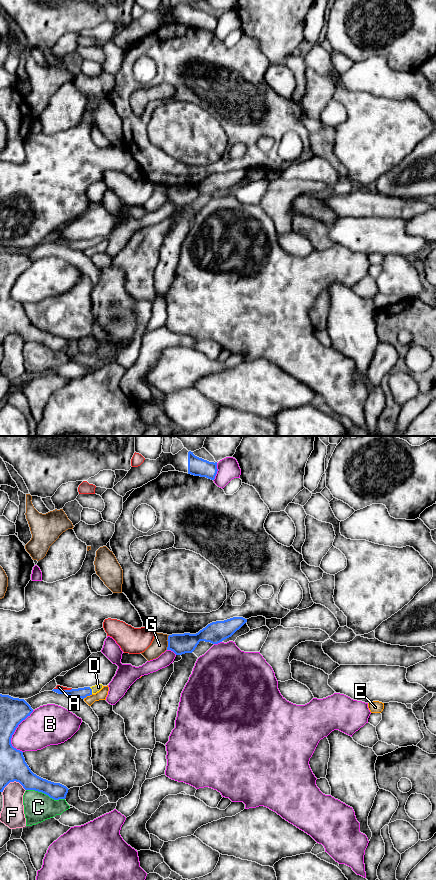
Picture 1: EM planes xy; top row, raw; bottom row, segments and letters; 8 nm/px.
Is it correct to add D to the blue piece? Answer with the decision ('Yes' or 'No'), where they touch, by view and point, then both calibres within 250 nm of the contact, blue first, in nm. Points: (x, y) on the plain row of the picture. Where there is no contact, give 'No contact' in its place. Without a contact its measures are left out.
Yes. Touches blue at xy (91, 242). Thickness 80 nm (blue) against 60 nm

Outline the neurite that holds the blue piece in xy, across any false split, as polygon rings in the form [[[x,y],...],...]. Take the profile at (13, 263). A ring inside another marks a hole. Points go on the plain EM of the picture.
[[[0,246],[0,344],[10,334],[19,334],[25,342],[35,342],[48,347],[54,352],[65,351],[68,340],[60,335],[54,335],[34,326],[23,308],[23,304],[14,300],[11,290],[18,277],[33,264],[31,258],[24,252]]]

